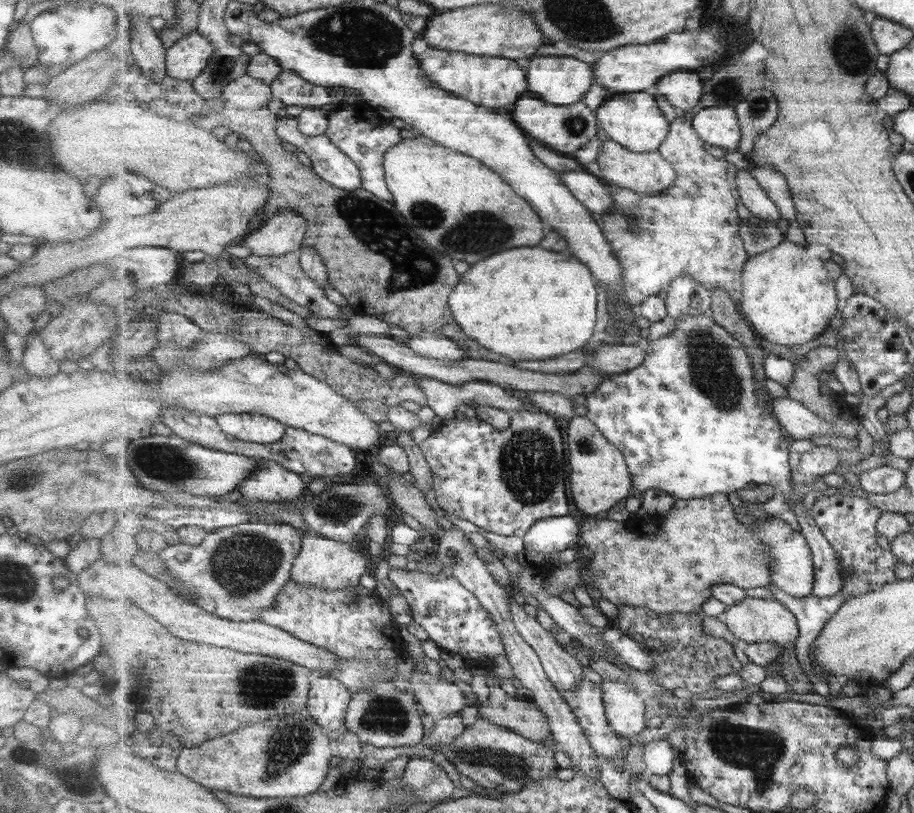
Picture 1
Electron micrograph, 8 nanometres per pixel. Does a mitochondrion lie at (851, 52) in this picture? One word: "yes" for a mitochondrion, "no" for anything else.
yes

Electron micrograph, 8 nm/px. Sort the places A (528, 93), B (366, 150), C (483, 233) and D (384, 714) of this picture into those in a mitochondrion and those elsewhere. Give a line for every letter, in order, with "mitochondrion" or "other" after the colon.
A: other
B: other
C: mitochondrion
D: mitochondrion

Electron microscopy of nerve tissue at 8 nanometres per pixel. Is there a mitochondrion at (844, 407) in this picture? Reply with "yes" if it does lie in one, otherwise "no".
no

